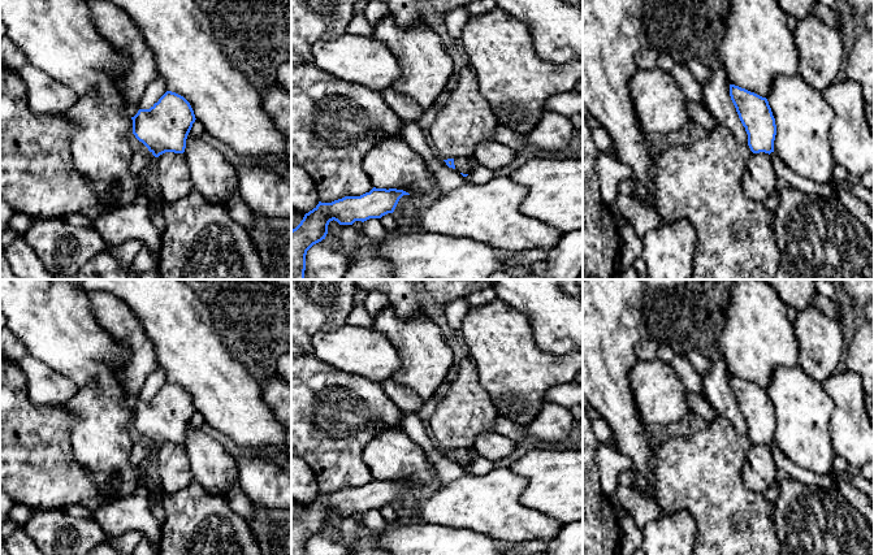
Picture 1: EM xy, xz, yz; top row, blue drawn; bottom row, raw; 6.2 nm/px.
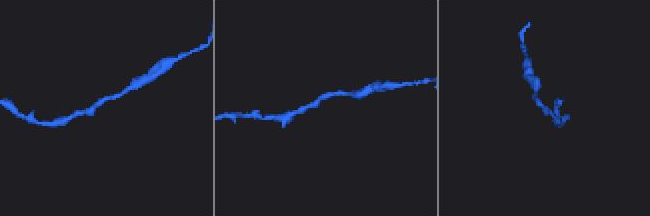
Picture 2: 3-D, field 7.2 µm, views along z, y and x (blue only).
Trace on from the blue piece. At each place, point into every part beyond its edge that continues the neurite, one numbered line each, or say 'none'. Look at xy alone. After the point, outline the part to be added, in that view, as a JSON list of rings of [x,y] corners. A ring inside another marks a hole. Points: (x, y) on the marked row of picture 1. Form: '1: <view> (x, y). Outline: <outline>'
none

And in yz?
none

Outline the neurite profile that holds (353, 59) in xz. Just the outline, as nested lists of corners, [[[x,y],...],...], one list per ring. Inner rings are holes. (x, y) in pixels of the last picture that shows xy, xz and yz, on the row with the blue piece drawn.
[[[343,34],[334,40],[319,40],[312,47],[312,64],[342,82],[358,83],[378,92],[393,88],[401,74],[401,66],[394,55],[373,35]]]

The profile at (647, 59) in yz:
[[[642,45],[642,48],[636,55],[636,64],[640,70],[652,70],[657,68],[657,61],[659,52],[649,45]]]

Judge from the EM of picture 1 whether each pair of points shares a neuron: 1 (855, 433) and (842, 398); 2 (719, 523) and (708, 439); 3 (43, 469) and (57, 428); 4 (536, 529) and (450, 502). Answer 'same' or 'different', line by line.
1: same
2: same
3: same
4: same

